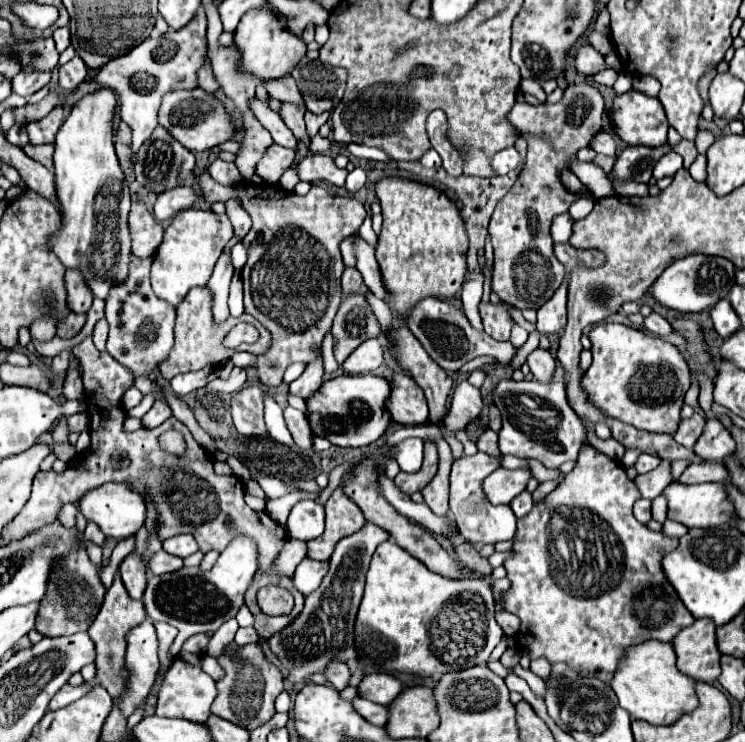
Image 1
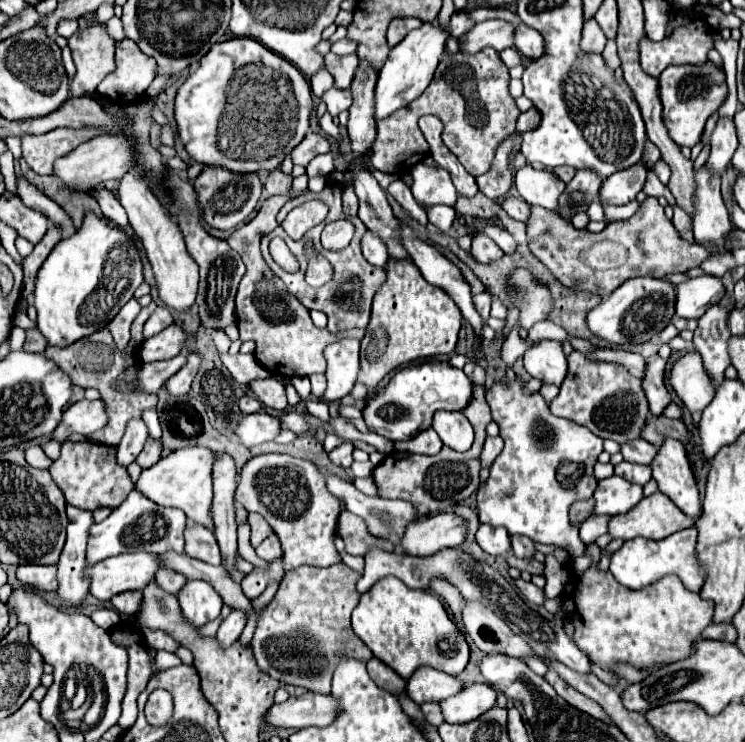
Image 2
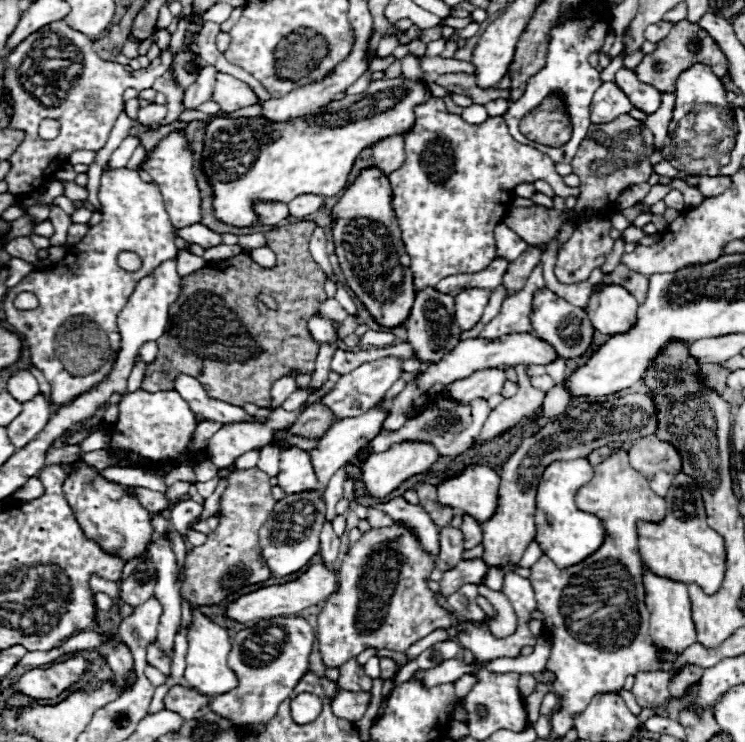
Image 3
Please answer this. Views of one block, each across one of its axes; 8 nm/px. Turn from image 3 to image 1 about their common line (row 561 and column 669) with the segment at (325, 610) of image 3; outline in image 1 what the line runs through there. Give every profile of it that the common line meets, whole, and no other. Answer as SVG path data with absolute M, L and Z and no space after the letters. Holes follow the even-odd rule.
M598 324L588 334L592 342L592 366L584 374L584 390L592 404L602 408L606 416L612 416L620 422L632 424L638 430L646 432L666 432L672 434L680 422L680 408L684 402L684 394L690 386L690 370L682 354L670 342L644 334L642 330L624 326L624 324Z

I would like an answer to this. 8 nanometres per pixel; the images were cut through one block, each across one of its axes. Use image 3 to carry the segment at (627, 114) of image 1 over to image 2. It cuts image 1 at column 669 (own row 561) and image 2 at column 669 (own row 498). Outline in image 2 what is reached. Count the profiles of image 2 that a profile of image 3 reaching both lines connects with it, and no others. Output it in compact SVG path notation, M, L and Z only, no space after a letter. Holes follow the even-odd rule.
M712 62L702 66L668 66L658 78L658 96L662 102L662 120L670 138L682 148L692 148L700 142L704 124L712 112L716 112L726 98L724 72Z

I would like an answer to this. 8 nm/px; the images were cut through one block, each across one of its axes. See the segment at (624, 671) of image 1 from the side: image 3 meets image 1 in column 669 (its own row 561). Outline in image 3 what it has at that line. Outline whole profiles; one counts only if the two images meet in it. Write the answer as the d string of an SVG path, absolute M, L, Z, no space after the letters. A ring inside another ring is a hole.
M680 472L664 500L666 518L662 524L638 522L638 546L644 566L656 576L684 584L698 584L708 596L716 594L724 580L726 546L724 538L706 524L704 500L698 486L688 474Z

